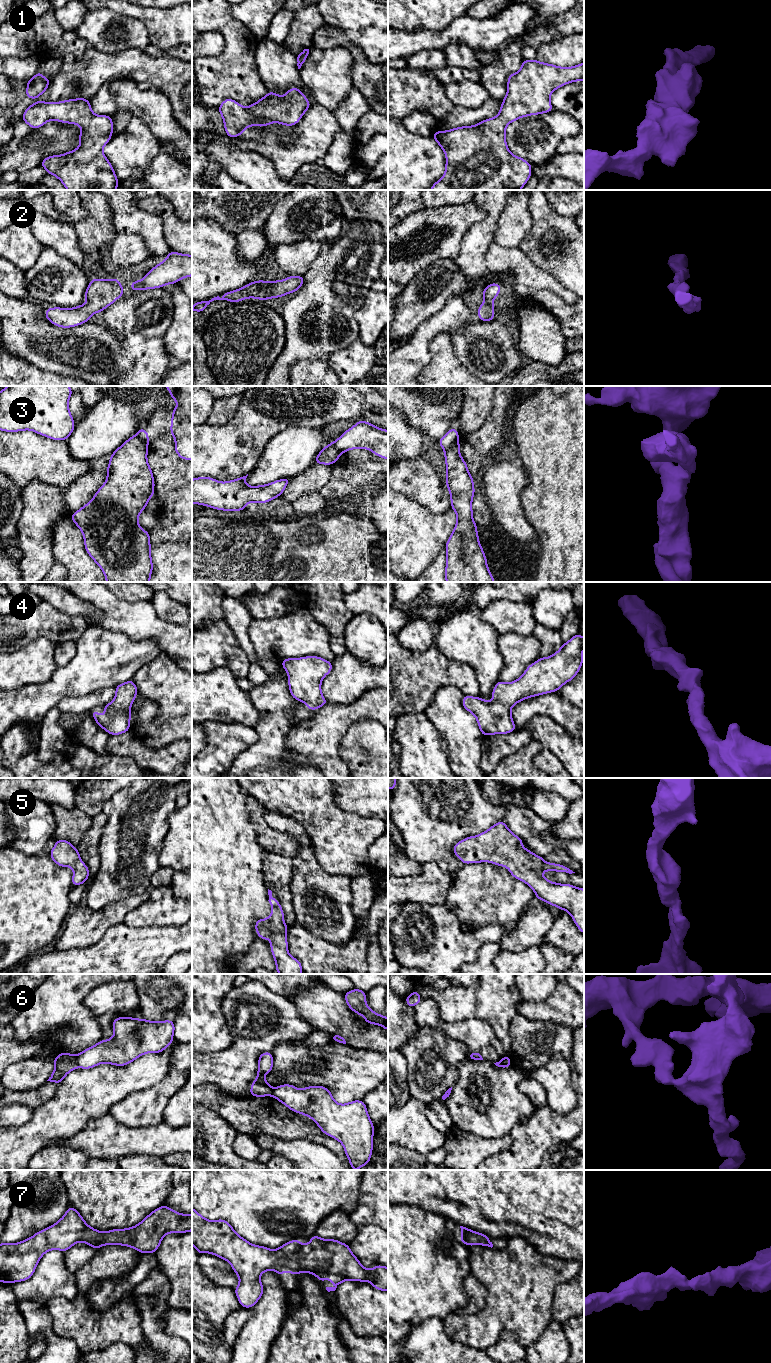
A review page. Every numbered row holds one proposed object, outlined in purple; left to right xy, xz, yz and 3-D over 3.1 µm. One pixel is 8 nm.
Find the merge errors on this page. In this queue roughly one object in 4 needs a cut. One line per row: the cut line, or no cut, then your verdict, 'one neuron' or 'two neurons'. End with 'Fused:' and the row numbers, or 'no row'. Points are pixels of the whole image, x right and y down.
1: no cut | one neuron
2: no cut | one neuron
3: yz (457, 438), (444, 451) | two neurons
4: no cut | one neuron
5: no cut | one neuron
6: xy (75, 1055), (78, 1066) | two neurons
7: no cut | one neuron
Fused: 3, 6

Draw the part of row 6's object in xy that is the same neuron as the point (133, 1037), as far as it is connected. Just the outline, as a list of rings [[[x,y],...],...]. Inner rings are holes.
[[[118,1017],[112,1023],[114,1035],[76,1055],[77,1066],[90,1069],[102,1063],[126,1066],[146,1053],[161,1053],[173,1041],[173,1020],[161,1022]]]

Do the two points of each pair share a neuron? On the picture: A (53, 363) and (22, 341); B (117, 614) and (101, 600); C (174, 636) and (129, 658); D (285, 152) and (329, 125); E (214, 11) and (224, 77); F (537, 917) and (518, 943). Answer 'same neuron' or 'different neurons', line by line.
A: same neuron
B: same neuron
C: different neurons
D: same neuron
E: same neuron
F: same neuron

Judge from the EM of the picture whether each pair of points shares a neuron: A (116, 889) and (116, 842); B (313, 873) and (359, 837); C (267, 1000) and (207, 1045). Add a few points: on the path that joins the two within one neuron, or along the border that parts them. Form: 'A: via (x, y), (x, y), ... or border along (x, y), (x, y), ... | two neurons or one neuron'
A: via (119, 877), (115, 870), (116, 854) | one neuron
B: border along (312, 844), (316, 861), (329, 873), (343, 875) | two neurons
C: border along (220, 1007), (230, 1032), (232, 1043), (219, 1051) | two neurons

